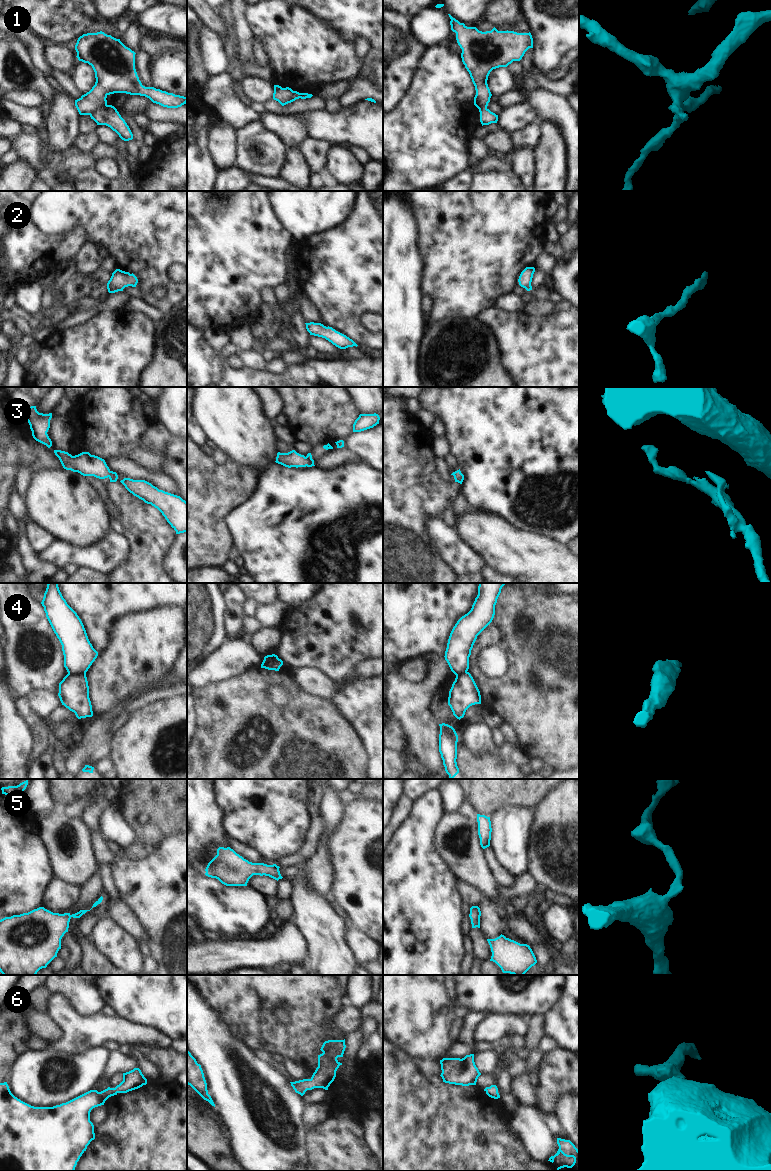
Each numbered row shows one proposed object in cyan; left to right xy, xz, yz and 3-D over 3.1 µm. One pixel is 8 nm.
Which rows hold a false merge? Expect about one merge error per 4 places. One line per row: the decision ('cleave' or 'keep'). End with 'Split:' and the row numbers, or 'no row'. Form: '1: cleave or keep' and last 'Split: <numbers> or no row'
1: cleave
2: keep
3: keep
4: cleave
5: keep
6: keep
Split: 1, 4

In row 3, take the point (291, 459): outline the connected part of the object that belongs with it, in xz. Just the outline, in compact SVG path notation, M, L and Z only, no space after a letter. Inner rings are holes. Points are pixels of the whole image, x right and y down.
M292 450L288 453L278 452L275 462L288 468L315 466L311 453L308 453L307 456L305 457L304 455L297 453L295 450Z

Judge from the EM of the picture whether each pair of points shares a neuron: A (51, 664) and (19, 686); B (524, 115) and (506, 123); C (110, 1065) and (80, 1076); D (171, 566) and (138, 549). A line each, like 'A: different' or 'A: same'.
A: same
B: same
C: different
D: different

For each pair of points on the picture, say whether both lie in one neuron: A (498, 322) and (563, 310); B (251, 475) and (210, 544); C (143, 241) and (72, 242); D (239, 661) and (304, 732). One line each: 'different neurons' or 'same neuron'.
A: same neuron
B: same neuron
C: different neurons
D: different neurons

